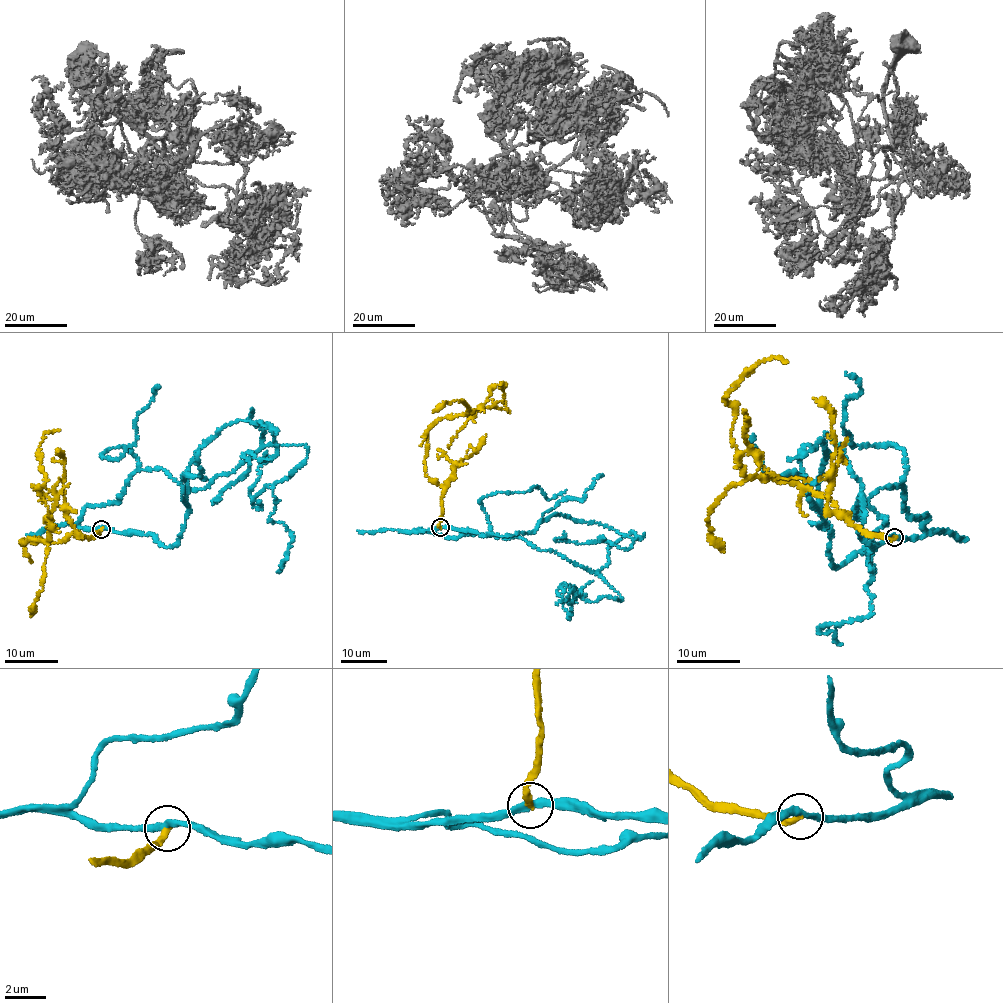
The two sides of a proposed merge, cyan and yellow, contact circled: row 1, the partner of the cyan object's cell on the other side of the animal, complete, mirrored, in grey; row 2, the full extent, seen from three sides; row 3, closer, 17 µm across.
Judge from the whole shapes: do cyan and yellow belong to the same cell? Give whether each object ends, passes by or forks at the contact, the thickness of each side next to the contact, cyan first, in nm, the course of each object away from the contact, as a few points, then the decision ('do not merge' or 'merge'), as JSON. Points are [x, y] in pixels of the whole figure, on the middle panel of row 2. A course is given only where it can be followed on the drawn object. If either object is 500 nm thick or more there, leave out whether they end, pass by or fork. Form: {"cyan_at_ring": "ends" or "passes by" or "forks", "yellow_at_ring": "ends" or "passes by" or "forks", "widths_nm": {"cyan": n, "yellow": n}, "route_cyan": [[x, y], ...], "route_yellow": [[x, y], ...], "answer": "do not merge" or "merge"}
{"cyan_at_ring": "passes by", "yellow_at_ring": "ends", "widths_nm": {"cyan": 320, "yellow": 320}, "route_cyan": [[440, 527], [413, 531], [520, 536], [599, 575], [621, 599], [563, 599], [568, 618], [572, 592], [556, 605]], "route_yellow": [[440, 527], [444, 490], [426, 473], [427, 431], [446, 416], [483, 404], [502, 383], [509, 414]], "answer": "do not merge"}

